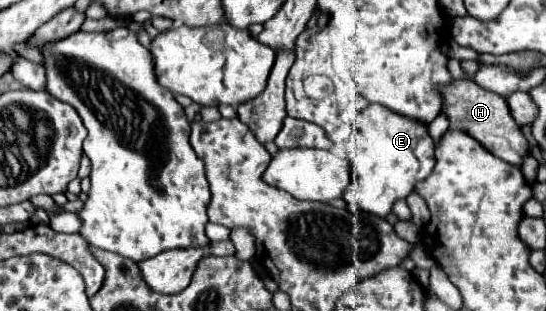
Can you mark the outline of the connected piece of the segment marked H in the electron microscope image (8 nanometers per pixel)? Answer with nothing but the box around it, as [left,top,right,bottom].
[442,78,530,166]

